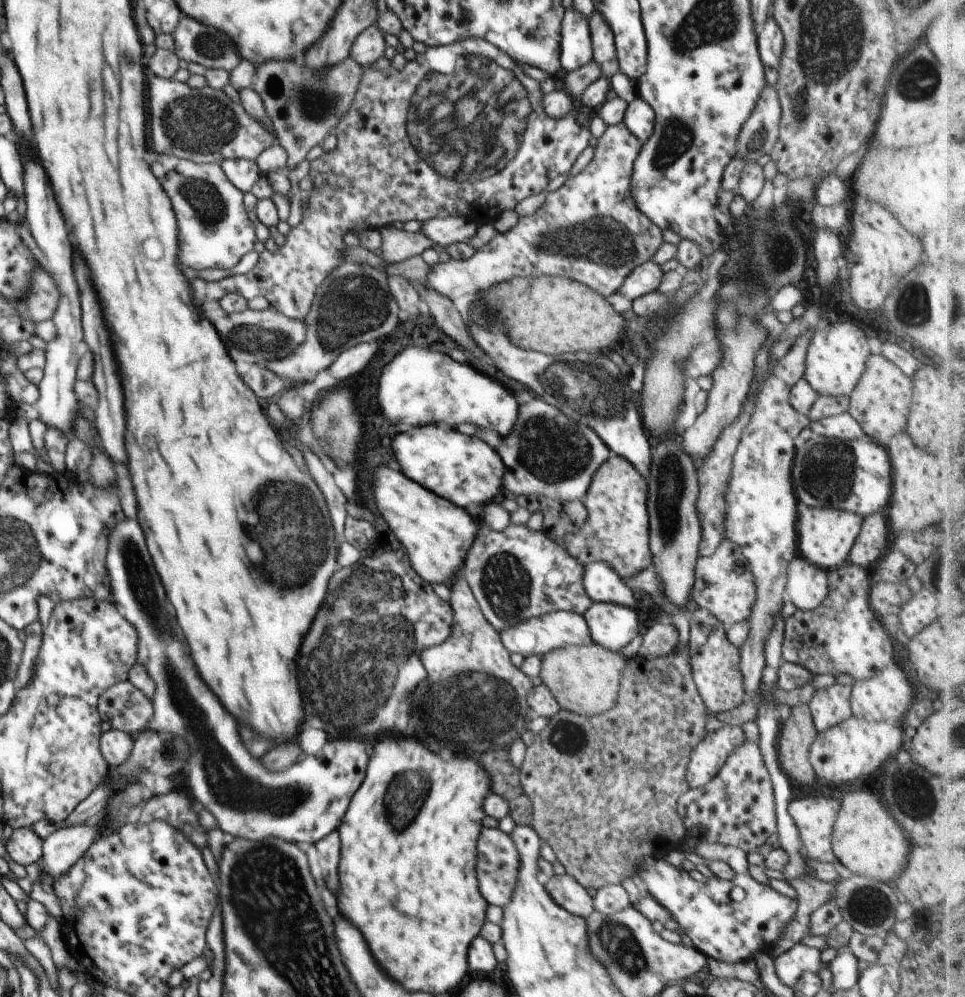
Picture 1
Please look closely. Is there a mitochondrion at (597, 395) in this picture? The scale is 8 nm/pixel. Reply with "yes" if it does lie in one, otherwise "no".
yes

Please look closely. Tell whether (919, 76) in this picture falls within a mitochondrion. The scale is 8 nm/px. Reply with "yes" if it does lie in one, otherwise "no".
yes

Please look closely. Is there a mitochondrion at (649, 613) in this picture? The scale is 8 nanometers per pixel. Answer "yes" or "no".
no

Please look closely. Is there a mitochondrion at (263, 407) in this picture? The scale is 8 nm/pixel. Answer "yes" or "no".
no

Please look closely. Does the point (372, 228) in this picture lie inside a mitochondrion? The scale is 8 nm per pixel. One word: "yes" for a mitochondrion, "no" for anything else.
no

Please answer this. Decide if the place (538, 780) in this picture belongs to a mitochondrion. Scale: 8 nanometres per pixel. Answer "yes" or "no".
no

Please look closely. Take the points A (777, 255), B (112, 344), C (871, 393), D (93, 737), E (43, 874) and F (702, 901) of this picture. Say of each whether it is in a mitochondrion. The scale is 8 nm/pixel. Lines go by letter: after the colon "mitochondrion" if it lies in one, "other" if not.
A: mitochondrion
B: other
C: other
D: other
E: other
F: other

